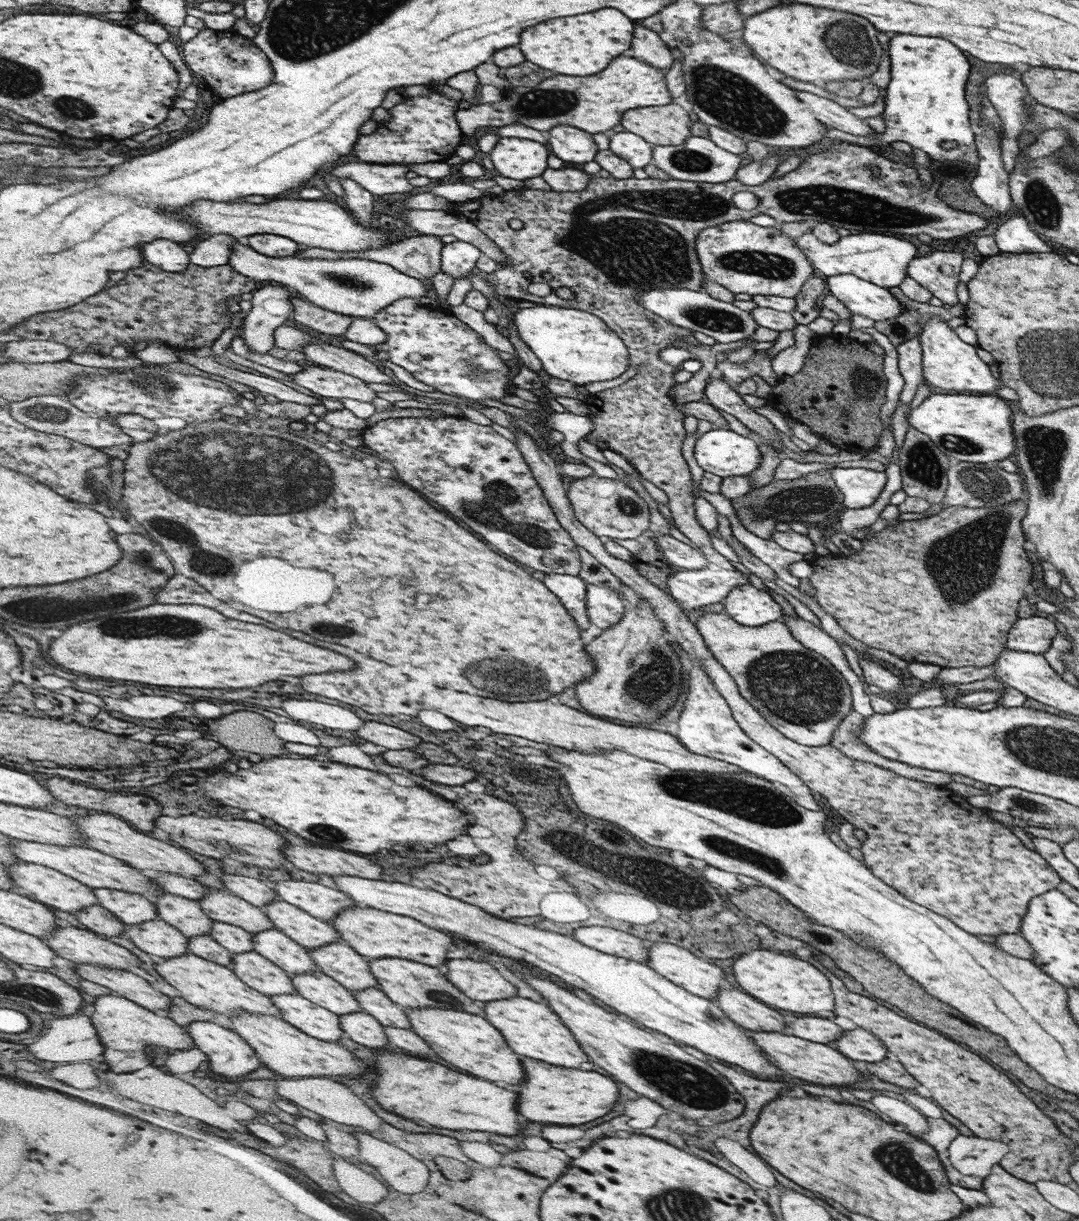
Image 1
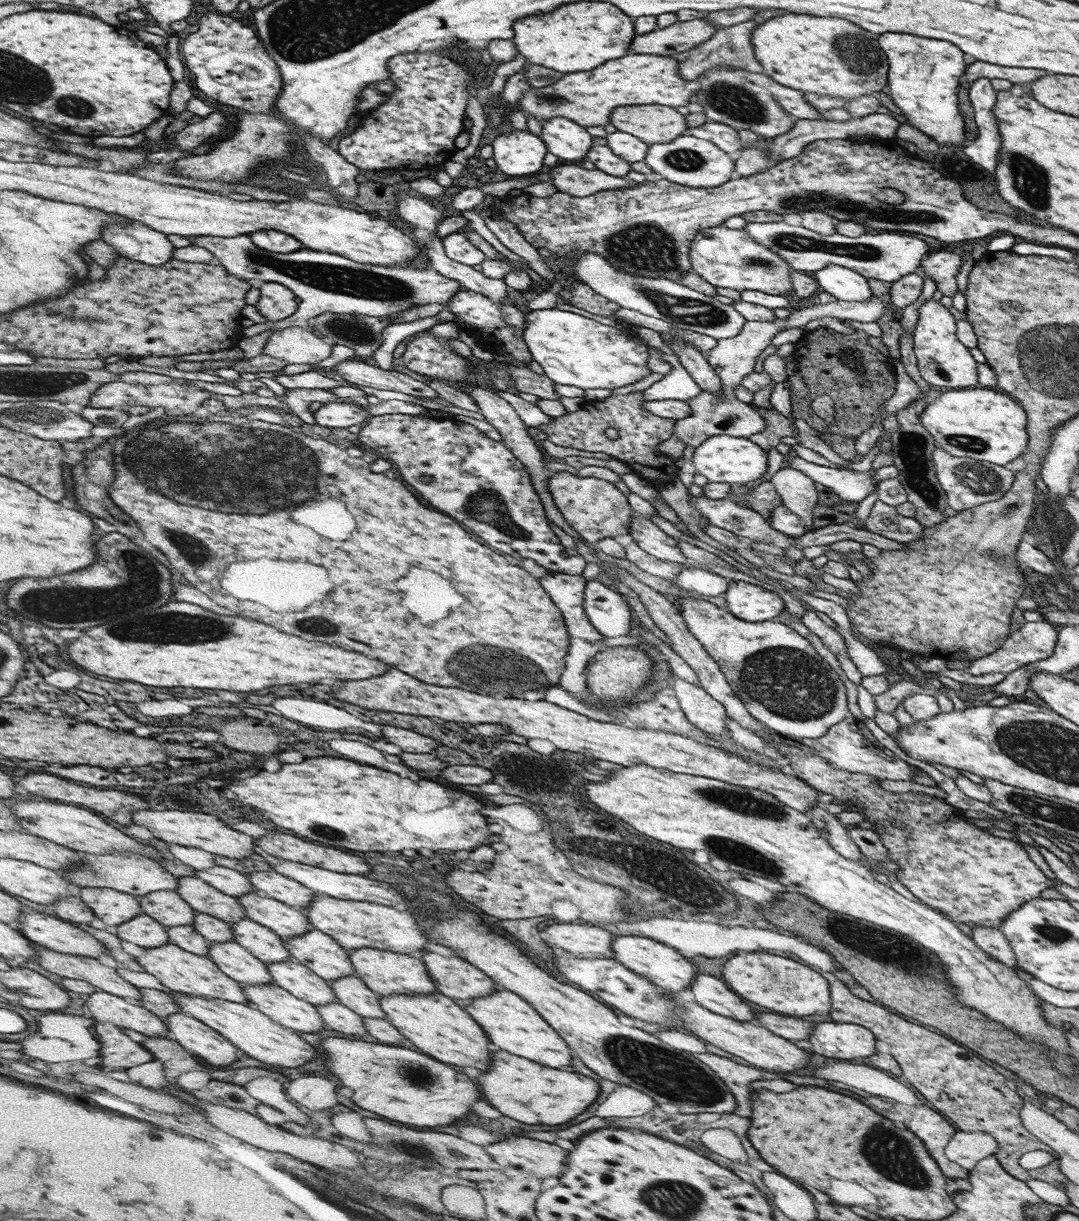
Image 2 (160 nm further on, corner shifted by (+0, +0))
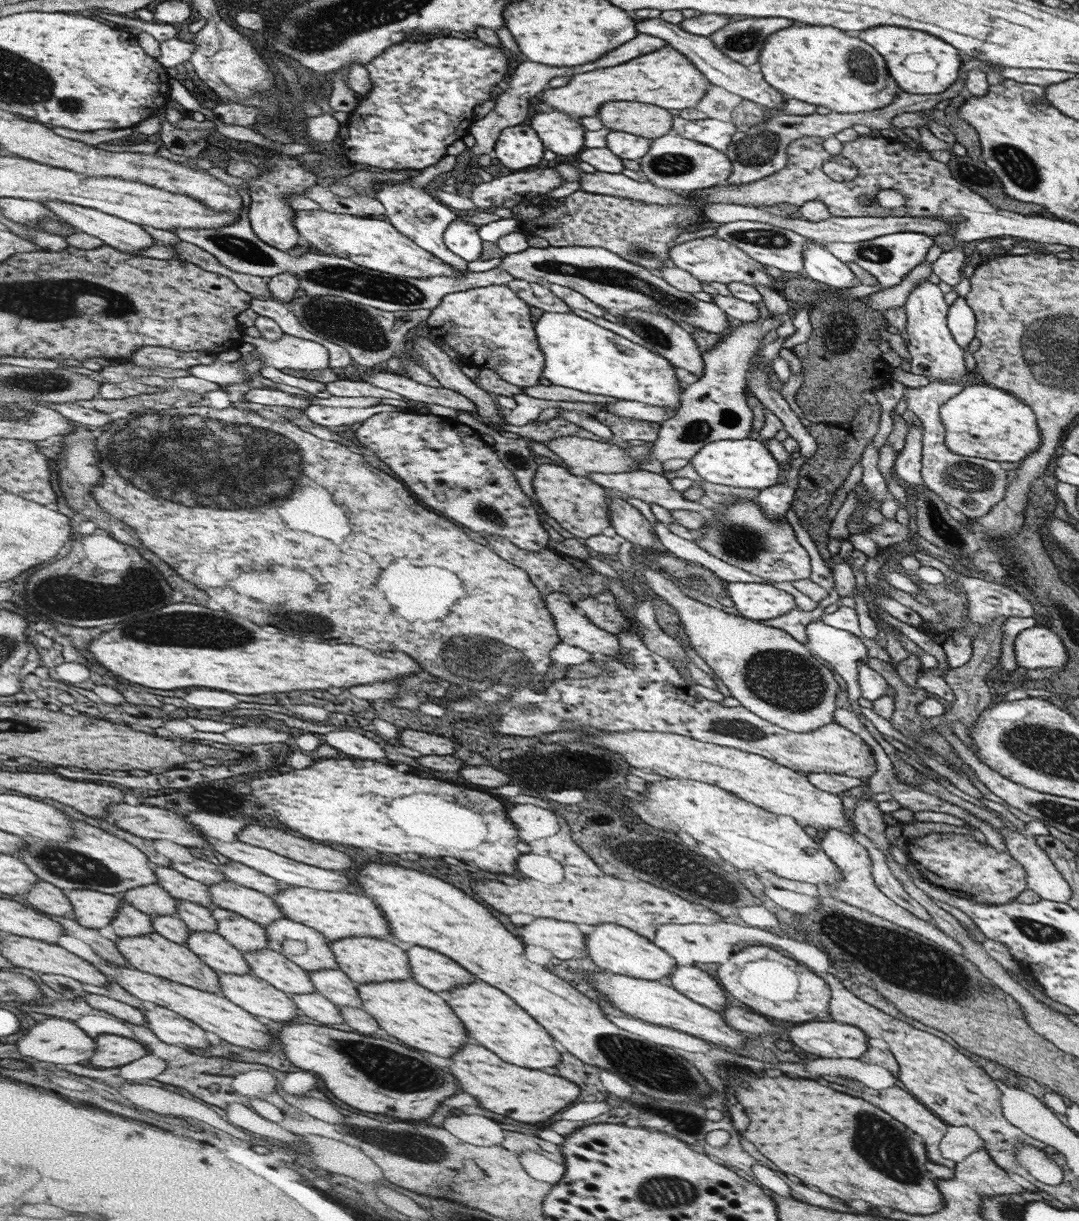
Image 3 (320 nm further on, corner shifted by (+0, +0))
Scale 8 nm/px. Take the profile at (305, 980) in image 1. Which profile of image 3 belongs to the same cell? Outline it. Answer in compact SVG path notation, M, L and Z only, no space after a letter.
M269 948L243 953L251 975L264 979L288 995L310 994L315 991L310 975L287 956Z

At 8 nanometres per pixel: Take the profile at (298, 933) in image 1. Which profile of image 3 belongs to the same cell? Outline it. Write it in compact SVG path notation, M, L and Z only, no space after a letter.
M224 879L208 886L208 890L216 907L244 915L265 928L276 919L286 917L272 896L251 887Z

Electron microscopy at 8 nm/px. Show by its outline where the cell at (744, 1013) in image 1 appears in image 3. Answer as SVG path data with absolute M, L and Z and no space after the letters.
M676 966L670 973L669 981L672 987L683 992L688 998L694 999L701 1006L722 1012L728 1004L724 990L718 986L710 974L694 966Z

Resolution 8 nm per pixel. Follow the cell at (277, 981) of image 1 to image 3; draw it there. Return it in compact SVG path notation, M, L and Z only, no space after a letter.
M190 931L185 946L191 948L218 974L248 974L252 970L243 952L217 932Z

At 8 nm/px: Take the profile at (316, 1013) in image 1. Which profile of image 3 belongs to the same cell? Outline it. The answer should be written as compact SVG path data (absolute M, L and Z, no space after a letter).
M219 973L220 994L250 1014L292 1022L300 1014L287 993L256 975Z

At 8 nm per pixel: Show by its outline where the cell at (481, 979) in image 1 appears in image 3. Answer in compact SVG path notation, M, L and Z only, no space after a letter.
M422 946L407 951L411 964L411 978L428 990L443 994L454 986L474 982L474 976L458 962Z

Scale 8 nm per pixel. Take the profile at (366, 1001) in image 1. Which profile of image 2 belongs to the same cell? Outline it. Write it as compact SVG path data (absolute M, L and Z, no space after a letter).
M356 975L337 978L330 981L337 1000L362 1017L384 1019L385 1012L380 1007L379 995L370 990Z

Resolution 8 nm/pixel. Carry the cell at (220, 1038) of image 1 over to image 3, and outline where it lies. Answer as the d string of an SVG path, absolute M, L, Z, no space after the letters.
M151 1005L143 1009L147 1027L162 1042L169 1045L181 1045L194 1048L206 1048L210 1045L206 1030L191 1019L168 1010L168 1007Z

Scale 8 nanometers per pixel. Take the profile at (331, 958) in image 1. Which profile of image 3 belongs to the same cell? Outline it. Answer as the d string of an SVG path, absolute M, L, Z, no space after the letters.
M288 917L276 919L266 926L268 948L298 963L304 971L338 970L325 936Z

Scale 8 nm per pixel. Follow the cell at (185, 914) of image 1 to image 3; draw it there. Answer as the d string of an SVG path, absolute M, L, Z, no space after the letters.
M147 884L129 890L124 900L136 905L144 914L176 916L176 899L158 884Z

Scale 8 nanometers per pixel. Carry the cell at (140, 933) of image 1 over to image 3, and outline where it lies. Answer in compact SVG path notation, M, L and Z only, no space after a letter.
M126 900L121 904L120 912L111 925L117 936L122 938L144 936L154 931L151 916Z

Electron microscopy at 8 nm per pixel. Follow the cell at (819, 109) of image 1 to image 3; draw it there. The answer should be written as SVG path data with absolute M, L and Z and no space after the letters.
M660 18L642 20L642 22L638 23L638 32L651 34L656 38L662 38L671 48L679 51L680 54L686 56L690 62L694 63L716 88L724 88L732 92L732 94L738 94L738 96L741 96L743 99L761 104L762 106L767 107L768 110L779 110L779 112L782 113L781 108L783 107L784 102L786 102L786 100L784 101L784 98L787 96L770 86L765 81L762 72L751 72L747 66L735 62L728 58L728 56L722 54L722 52L714 46L710 37L690 34L689 32L682 30L679 25L670 24Z

